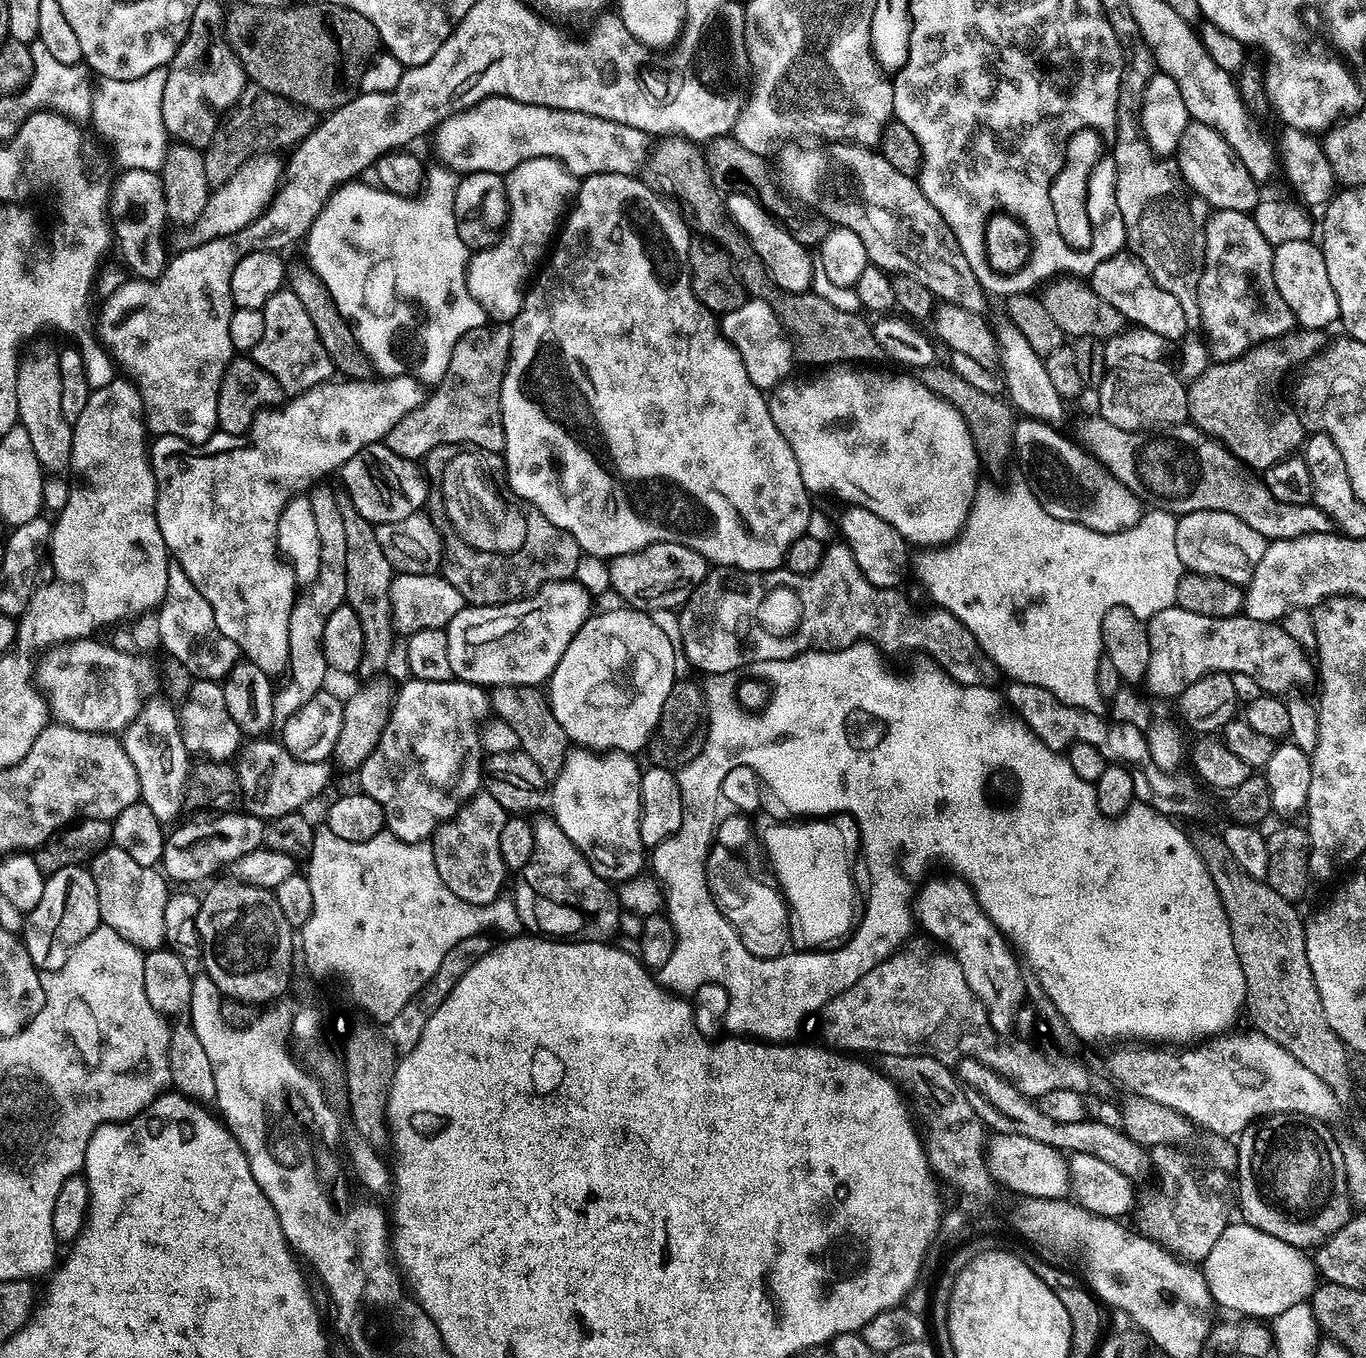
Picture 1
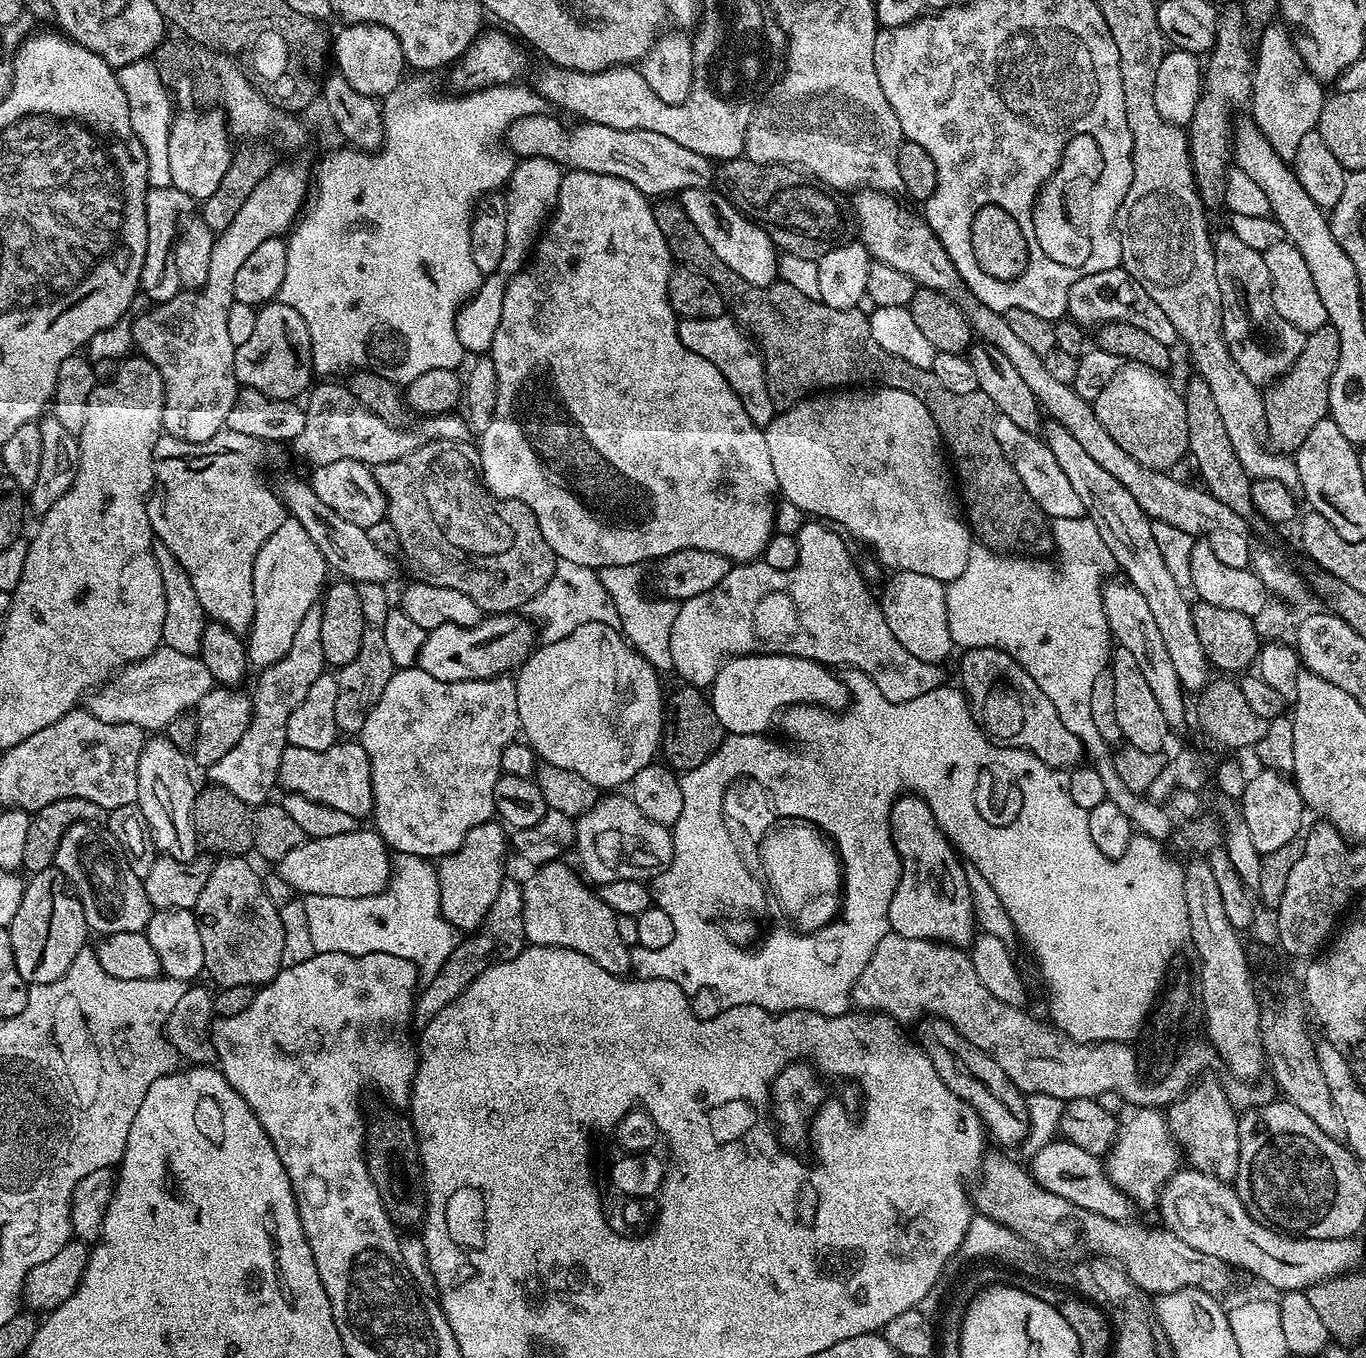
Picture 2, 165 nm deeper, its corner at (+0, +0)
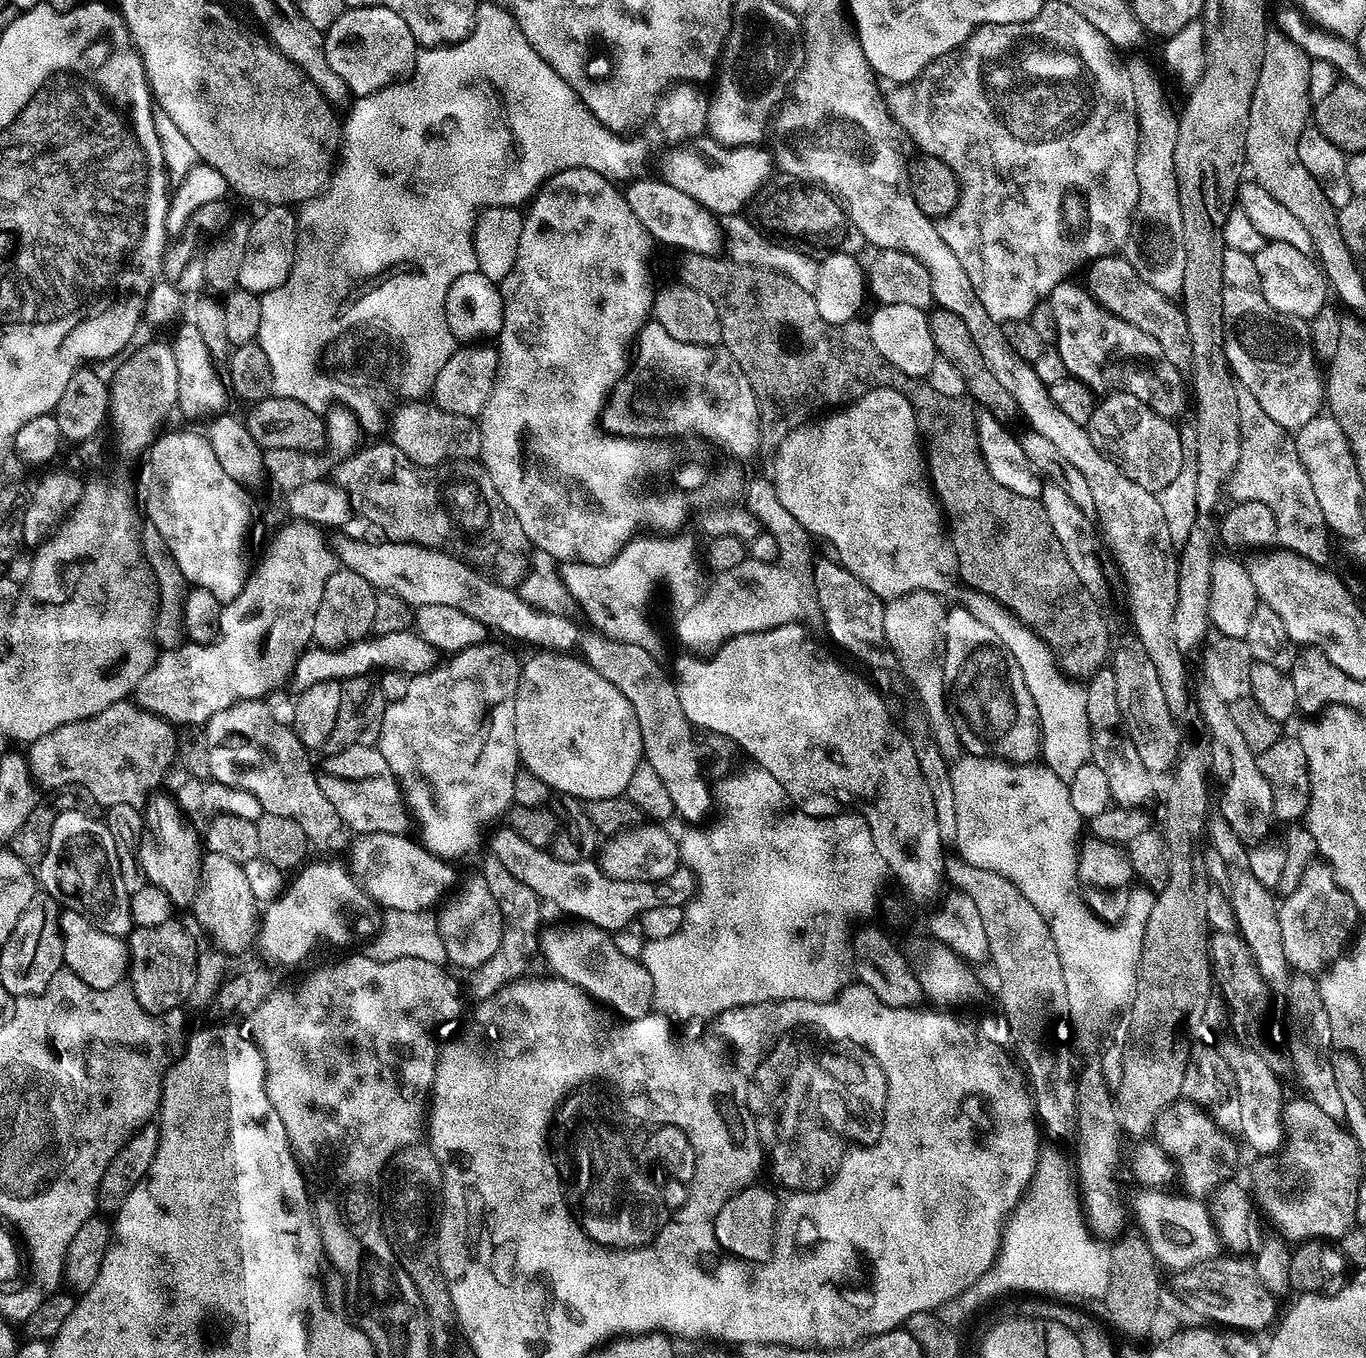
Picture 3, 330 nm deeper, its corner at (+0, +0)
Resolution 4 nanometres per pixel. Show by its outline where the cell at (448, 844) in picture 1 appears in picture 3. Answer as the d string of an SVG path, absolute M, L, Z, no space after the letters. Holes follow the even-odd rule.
M476 874L464 884L460 892L460 900L448 905L437 917L437 928L442 938L446 960L466 970L473 972L486 962L498 950L501 941L503 920L500 914L499 901L490 894L484 882L483 875Z

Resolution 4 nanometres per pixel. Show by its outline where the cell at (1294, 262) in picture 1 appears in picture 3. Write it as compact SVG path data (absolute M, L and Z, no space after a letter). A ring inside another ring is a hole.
M1270 240L1257 250L1255 258L1262 298L1266 298L1266 302L1270 302L1274 310L1310 322L1316 317L1318 310L1329 303L1328 282L1324 279L1319 263L1312 256L1302 254L1302 250L1294 250L1294 246L1286 246L1286 242Z

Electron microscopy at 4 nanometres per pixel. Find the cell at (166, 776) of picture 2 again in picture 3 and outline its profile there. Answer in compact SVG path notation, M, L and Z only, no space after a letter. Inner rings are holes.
M153 795L146 806L146 824L151 835L153 832L157 842L164 848L141 847L138 853L140 871L143 879L151 887L160 889L171 903L173 900L176 904L187 905L196 896L196 883L200 880L202 848L197 837L195 840L193 834L189 832L189 825L178 809L175 799L171 795L160 795Z

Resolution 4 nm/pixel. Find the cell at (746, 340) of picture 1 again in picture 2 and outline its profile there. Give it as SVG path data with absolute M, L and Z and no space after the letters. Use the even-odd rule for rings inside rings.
M725 314L718 318L703 320L702 318L681 319L676 325L676 333L682 342L694 354L706 358L718 368L735 390L746 414L755 424L767 426L776 415L778 409L772 405L770 394L766 390L766 374L764 373L764 358L756 347L751 336Z

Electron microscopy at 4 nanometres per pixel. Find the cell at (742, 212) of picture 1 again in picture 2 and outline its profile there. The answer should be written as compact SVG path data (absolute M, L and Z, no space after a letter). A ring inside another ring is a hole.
M711 187L688 188L679 193L678 203L684 209L686 218L690 218L694 230L698 230L698 234L710 242L710 250L714 250L714 254L722 258L722 262L726 262L726 266L730 266L738 278L746 278L746 282L759 288L771 288L777 283L778 251L772 245L771 238L756 225L759 223L755 219L732 205L723 192Z

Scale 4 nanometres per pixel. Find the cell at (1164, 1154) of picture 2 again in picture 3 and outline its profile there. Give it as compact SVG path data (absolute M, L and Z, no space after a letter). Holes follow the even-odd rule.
M1186 1099L1175 1100L1156 1119L1154 1140L1174 1161L1178 1180L1184 1183L1183 1191L1193 1200L1207 1201L1212 1193L1229 1183L1236 1172L1236 1144L1231 1135L1219 1128L1204 1109Z

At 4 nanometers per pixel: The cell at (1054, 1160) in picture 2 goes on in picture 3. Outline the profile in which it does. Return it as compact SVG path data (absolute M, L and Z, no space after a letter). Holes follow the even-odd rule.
M1144 1190L1136 1200L1138 1231L1156 1256L1157 1265L1173 1268L1179 1274L1215 1261L1222 1249L1222 1239L1212 1223L1212 1213L1201 1201L1187 1194L1167 1196L1164 1190Z

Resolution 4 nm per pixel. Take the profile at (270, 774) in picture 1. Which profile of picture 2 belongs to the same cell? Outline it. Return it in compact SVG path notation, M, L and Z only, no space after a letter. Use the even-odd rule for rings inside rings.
M337 742L326 750L302 750L291 746L285 748L280 759L280 778L278 781L285 793L293 796L305 796L322 806L342 810L356 821L371 817L374 806L374 790L370 778L370 758L358 742L343 744Z

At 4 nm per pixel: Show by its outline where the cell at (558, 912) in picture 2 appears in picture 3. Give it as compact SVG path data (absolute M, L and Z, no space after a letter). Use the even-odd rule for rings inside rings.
M589 924L580 927L578 932L554 928L541 935L538 946L542 952L544 950L544 956L553 971L551 973L579 987L595 1003L612 1008L625 1021L651 1015L655 1007L653 978L644 964L619 953L609 933Z

